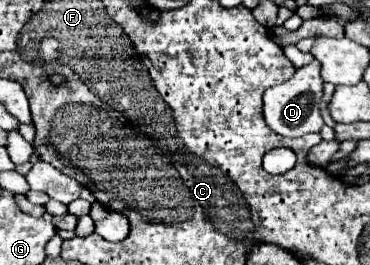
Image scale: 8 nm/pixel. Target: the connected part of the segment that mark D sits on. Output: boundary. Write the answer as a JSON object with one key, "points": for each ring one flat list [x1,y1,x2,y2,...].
{"points":[[313,60,311,64,299,68,295,76,279,86,273,86,263,96,263,114,267,126,281,136,303,136,309,132,319,132,323,128,323,118,319,114,319,100,323,96,323,80,321,80,321,64]]}

